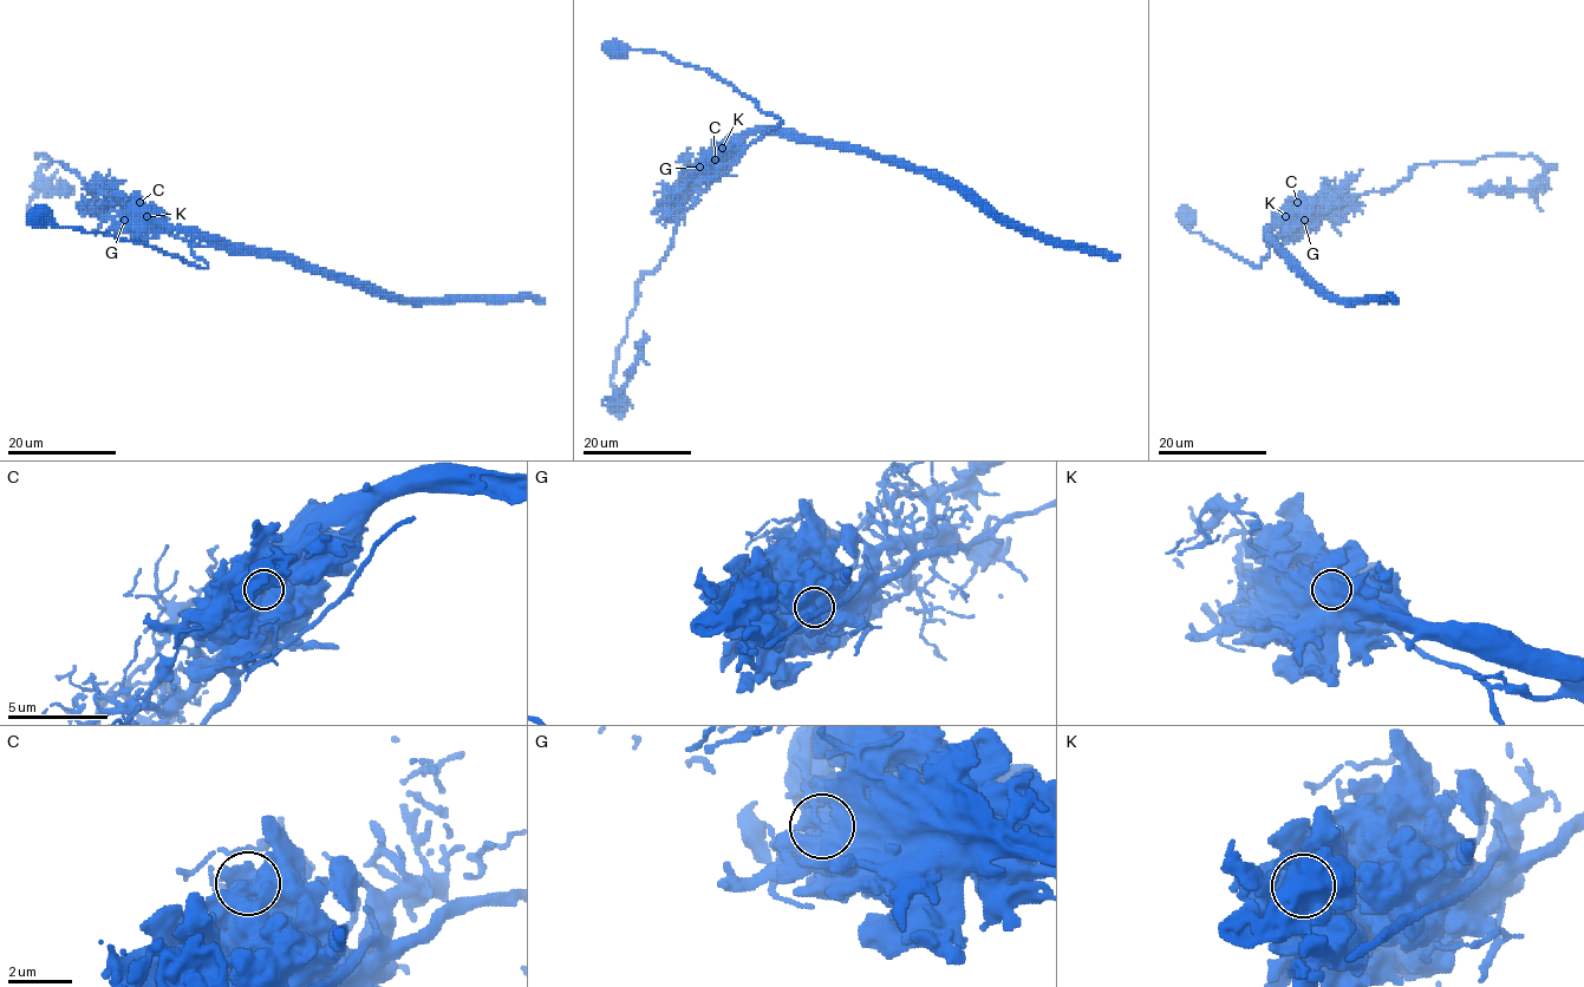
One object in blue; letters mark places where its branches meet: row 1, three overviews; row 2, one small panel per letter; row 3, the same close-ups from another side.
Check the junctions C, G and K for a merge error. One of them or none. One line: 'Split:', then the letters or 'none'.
Split: G

